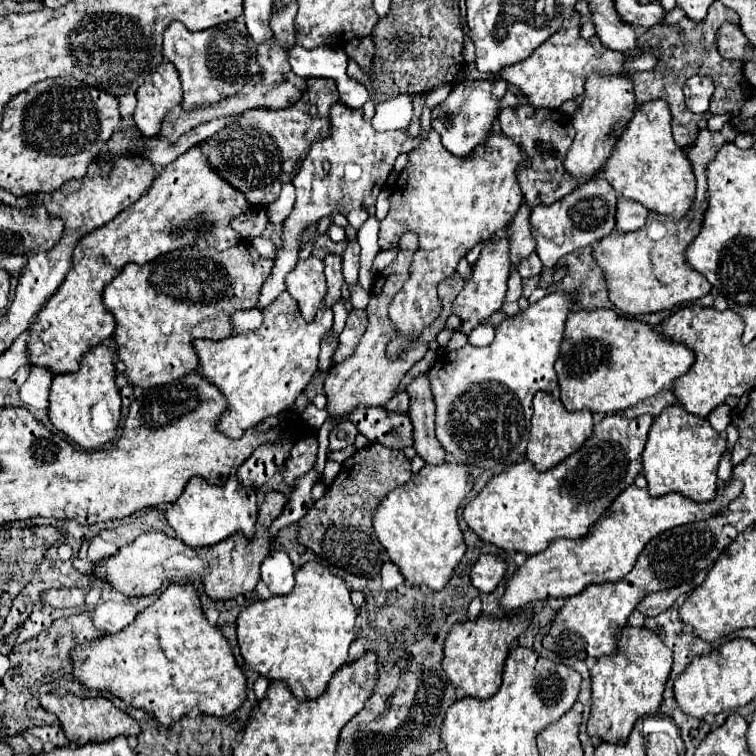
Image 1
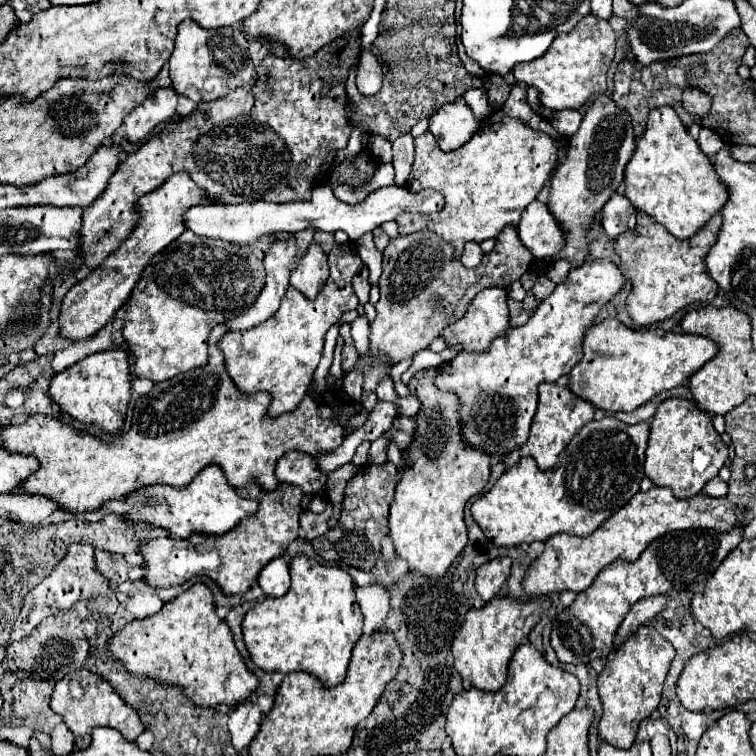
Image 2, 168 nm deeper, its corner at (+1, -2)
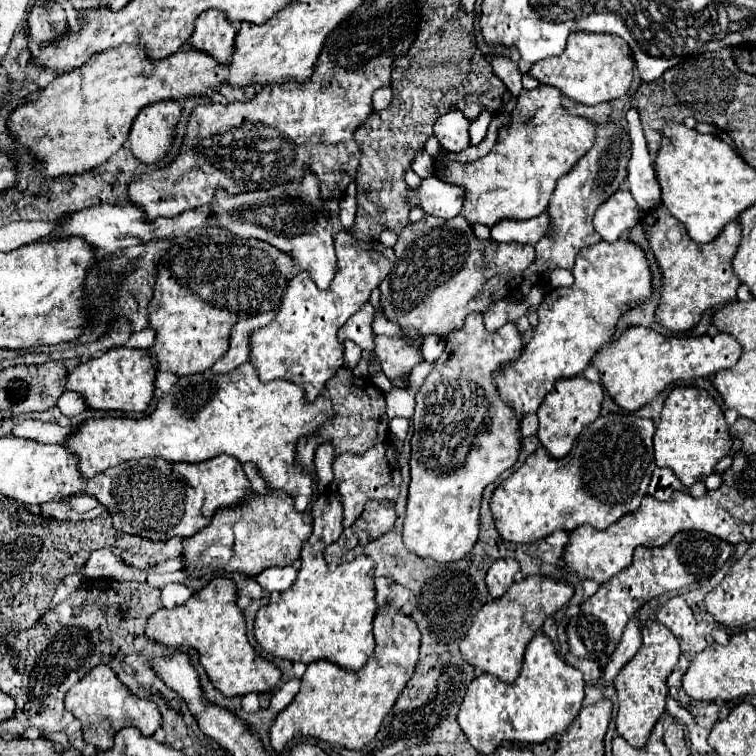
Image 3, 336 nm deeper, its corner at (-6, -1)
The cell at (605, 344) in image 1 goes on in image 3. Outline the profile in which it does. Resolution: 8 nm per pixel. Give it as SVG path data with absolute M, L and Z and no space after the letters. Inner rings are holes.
M629 326L617 340L605 344L591 360L599 370L601 382L613 402L627 412L647 406L673 382L689 382L703 376L713 376L719 370L731 368L741 356L741 344L729 334L715 336L663 336L643 326Z

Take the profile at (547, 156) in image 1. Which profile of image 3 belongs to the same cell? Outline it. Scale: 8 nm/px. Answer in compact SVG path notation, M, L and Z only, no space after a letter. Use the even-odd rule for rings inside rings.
M493 58L491 66L493 66L495 74L505 82L509 94L513 98L517 98L521 94L521 90L523 90L523 86L521 86L521 72L517 68L517 62L511 62L507 58Z

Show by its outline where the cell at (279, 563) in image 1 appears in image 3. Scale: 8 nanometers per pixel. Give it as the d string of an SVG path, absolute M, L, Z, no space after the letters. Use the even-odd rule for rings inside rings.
M273 566L273 568L265 568L259 574L257 582L267 592L285 592L295 582L295 576L297 576L297 570L293 566L285 566L285 568Z

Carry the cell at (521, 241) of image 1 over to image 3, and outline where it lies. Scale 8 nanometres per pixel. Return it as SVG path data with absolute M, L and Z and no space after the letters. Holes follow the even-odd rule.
M423 216L419 222L407 224L401 230L393 250L397 256L393 270L379 284L381 306L385 310L387 320L395 322L401 328L417 328L421 338L427 338L431 334L447 336L461 328L461 322L467 314L483 312L493 302L499 302L509 294L515 294L519 284L523 282L523 270L531 266L531 262L535 260L535 248L529 244L519 244L519 242L499 244L493 240L487 242L477 240L473 236L473 228L467 226L467 222L461 216L451 220Z

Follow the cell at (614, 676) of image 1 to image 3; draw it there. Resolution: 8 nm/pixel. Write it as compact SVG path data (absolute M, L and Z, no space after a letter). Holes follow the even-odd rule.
M649 620L643 624L641 632L643 632L643 648L621 668L621 672L613 680L619 696L617 698L619 712L615 718L615 726L619 736L625 738L635 748L645 746L655 722L661 718L665 710L667 678L679 660L679 642L663 624Z

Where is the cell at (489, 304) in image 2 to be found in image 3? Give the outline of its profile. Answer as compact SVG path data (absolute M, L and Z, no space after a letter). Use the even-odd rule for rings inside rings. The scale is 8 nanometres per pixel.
M473 312L465 318L461 330L445 338L443 354L433 362L433 370L417 390L411 438L411 482L403 522L403 544L419 558L431 558L437 564L447 564L469 554L479 536L479 504L483 490L507 468L511 468L519 456L519 420L513 418L513 410L509 410L509 406L497 398L491 374L501 368L501 364L517 358L521 348L523 340L513 322L489 332L483 322L483 312Z

